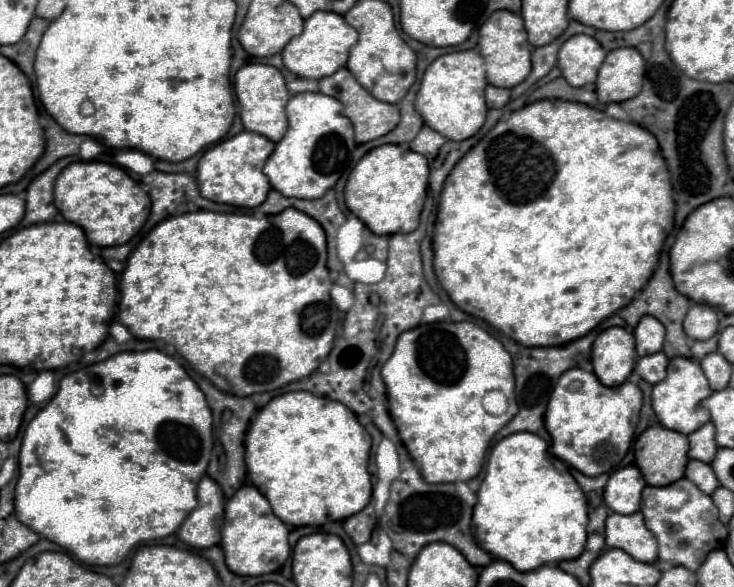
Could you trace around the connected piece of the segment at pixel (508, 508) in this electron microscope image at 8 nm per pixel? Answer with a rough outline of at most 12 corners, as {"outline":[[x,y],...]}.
{"outline":[[534,433],[500,439],[478,545],[518,571],[576,559],[586,497]]}

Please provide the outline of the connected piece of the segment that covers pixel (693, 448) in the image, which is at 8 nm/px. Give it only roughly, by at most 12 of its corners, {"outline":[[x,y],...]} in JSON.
{"outline":[[714,425],[692,435],[688,457],[710,463],[718,451]]}

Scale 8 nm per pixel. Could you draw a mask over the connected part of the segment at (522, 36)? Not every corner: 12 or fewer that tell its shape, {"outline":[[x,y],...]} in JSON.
{"outline":[[494,11],[478,51],[490,85],[528,77],[532,45],[520,15]]}

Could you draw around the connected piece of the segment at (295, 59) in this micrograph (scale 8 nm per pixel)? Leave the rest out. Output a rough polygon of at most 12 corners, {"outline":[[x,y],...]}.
{"outline":[[316,11],[284,47],[298,77],[346,65],[358,39],[342,15]]}

